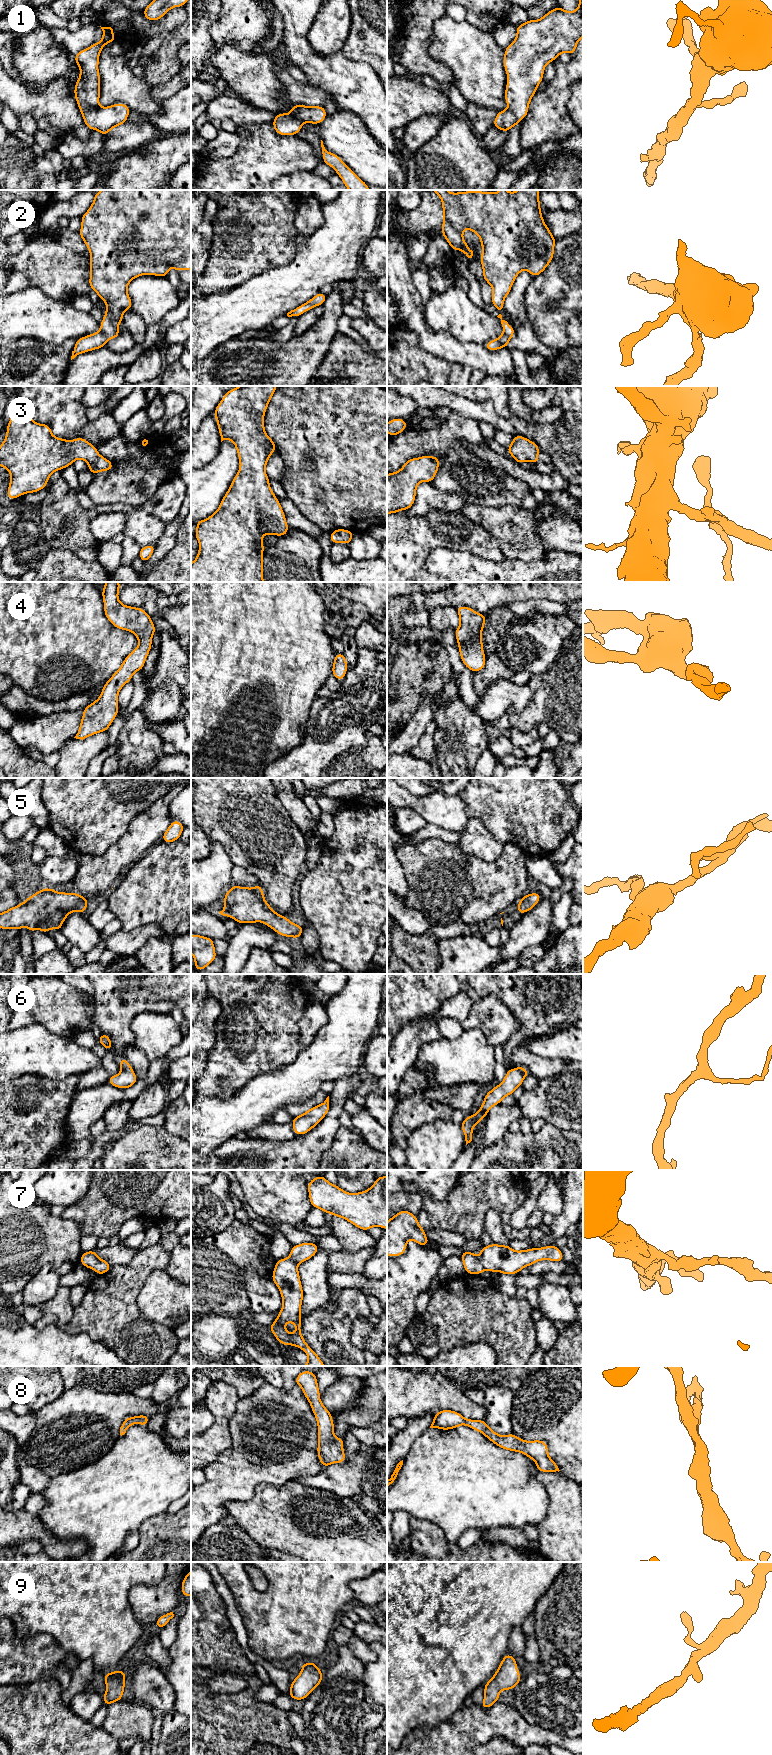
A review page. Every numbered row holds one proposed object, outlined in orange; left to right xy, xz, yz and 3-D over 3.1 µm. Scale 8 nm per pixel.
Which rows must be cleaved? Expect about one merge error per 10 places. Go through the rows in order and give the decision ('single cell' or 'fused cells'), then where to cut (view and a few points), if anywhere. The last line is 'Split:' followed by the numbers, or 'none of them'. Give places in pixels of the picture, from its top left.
1: single cell; no cut
2: single cell; no cut
3: single cell; no cut
4: single cell; no cut
5: single cell; no cut
6: single cell; no cut
7: single cell; no cut
8: single cell; no cut
9: single cell; no cut
Split: none of them

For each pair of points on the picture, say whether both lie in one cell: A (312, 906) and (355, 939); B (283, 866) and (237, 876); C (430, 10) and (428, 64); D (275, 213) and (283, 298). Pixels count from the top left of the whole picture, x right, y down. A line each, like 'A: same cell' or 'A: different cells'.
A: same cell
B: different cells
C: same cell
D: different cells

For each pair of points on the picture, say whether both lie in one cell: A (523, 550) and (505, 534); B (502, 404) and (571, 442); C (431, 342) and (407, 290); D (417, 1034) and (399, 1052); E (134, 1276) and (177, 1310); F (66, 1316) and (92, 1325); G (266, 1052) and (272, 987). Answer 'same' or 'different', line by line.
A: same
B: different
C: same
D: same
E: different
F: different
G: same

